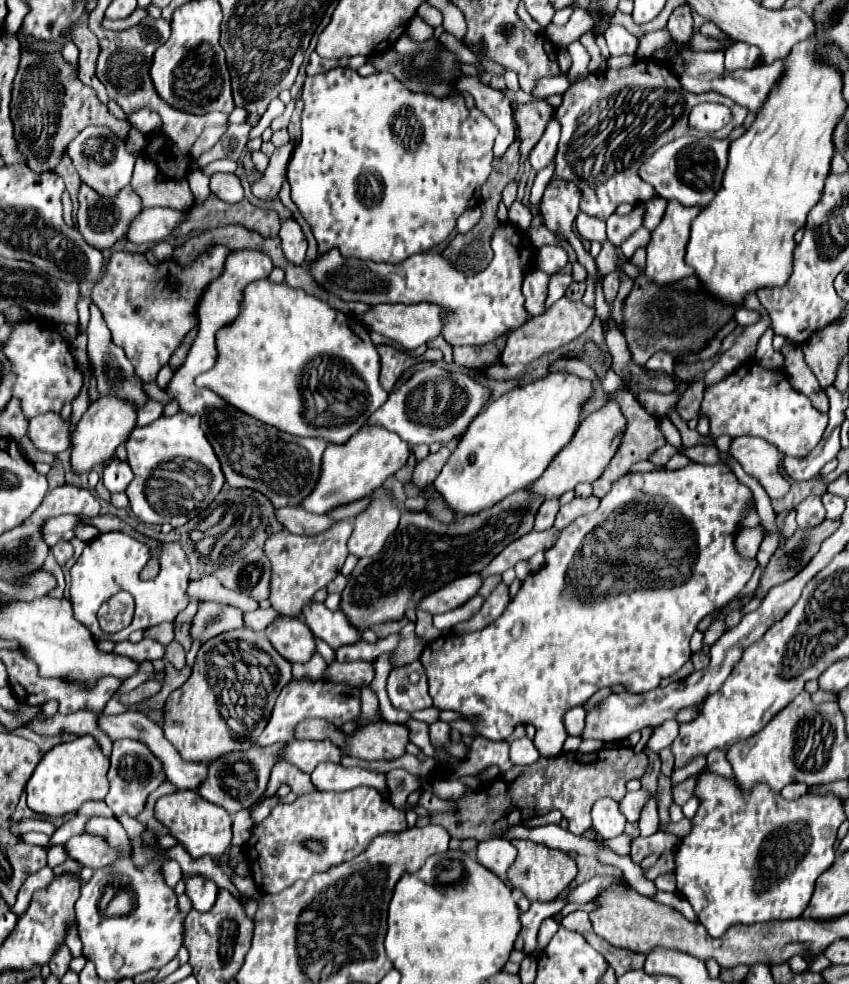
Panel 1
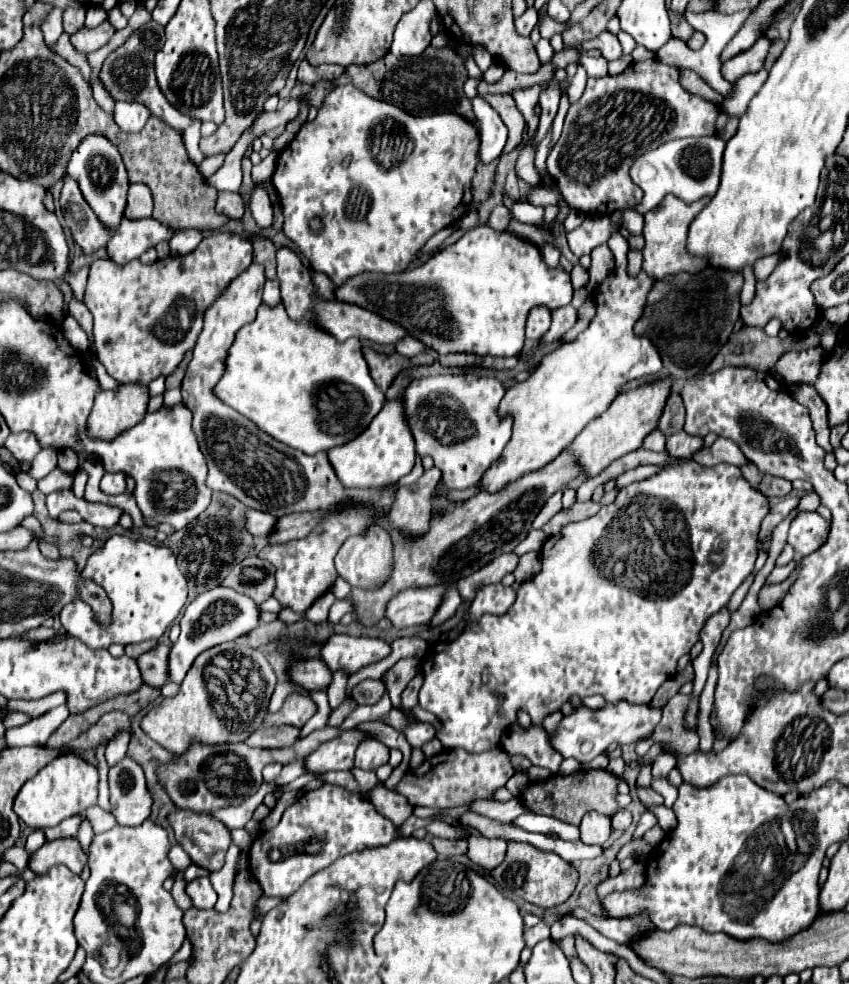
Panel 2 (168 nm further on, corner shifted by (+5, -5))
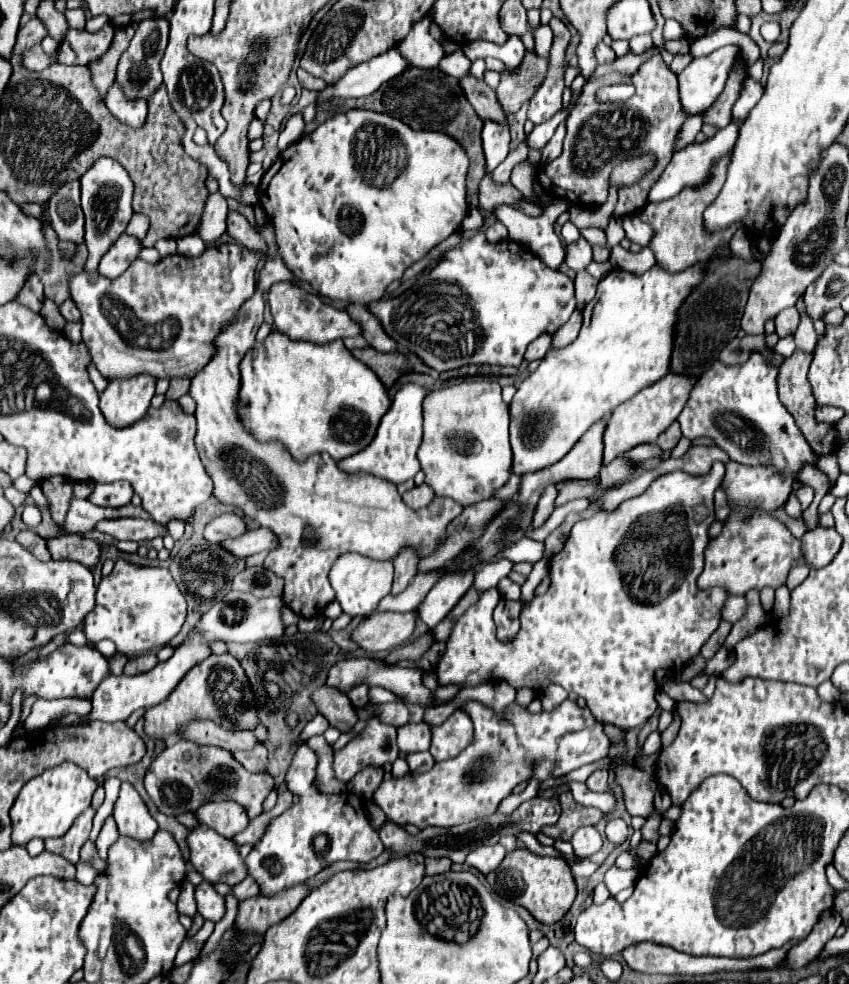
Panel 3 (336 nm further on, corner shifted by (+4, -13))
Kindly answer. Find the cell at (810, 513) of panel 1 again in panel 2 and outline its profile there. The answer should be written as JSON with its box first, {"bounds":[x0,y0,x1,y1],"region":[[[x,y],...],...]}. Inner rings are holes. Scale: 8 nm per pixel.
{"bounds":[788,512,830,556],"region":[[[800,512],[792,520],[788,532],[788,544],[800,556],[808,556],[826,542],[828,532],[830,532],[830,522],[826,522],[818,512]]]}

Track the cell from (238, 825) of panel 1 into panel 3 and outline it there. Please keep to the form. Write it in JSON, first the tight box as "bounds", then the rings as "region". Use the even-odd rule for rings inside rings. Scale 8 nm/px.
{"bounds":[195,882,225,922],"region":[[[201,882],[195,888],[195,900],[197,900],[197,910],[205,920],[219,922],[225,914],[225,898],[213,890],[209,882]]]}

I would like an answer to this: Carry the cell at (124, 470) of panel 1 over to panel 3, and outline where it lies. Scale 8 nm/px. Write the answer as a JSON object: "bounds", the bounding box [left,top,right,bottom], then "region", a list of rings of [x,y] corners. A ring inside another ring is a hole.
{"bounds":[89,482,133,506],"region":[[[111,482],[111,484],[95,484],[89,500],[97,506],[125,506],[131,502],[133,488],[129,482]]]}

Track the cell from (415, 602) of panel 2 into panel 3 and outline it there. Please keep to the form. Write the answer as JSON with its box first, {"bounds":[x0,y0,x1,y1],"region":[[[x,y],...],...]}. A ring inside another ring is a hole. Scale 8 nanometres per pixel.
{"bounds":[353,610,417,652],"region":[[[417,610],[411,612],[377,612],[365,618],[357,630],[353,630],[353,640],[367,652],[393,650],[409,642],[417,622]]]}

